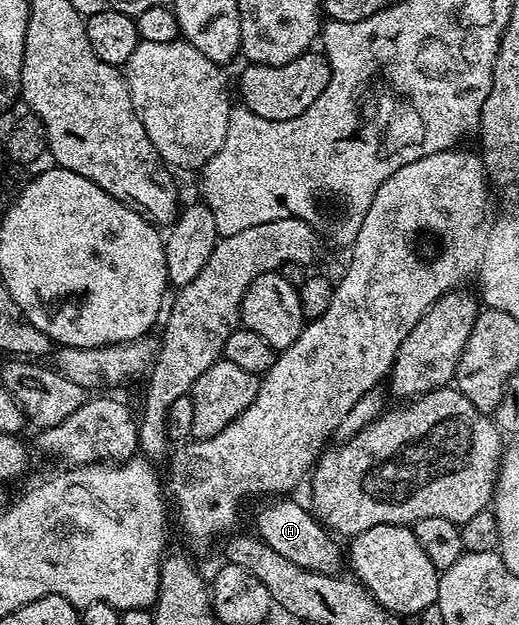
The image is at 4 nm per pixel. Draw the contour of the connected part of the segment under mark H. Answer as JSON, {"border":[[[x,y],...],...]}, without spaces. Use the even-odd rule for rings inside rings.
{"border":[[[279,498],[260,508],[255,518],[255,532],[265,544],[288,558],[296,565],[303,566],[315,573],[336,575],[343,564],[343,552],[339,550],[334,537],[320,524],[315,516],[293,498]],[[333,539],[333,540],[332,540]]]}

